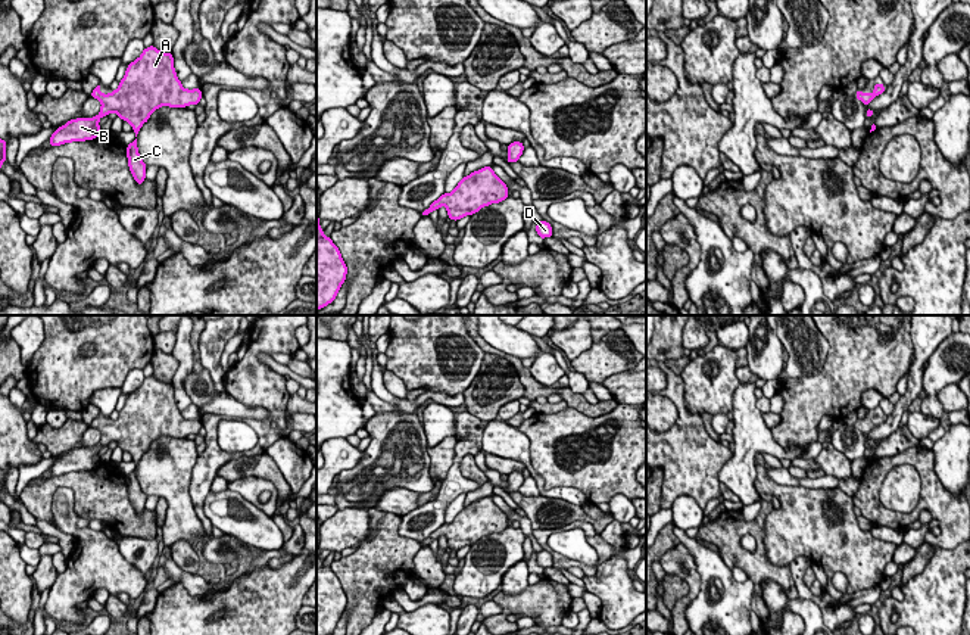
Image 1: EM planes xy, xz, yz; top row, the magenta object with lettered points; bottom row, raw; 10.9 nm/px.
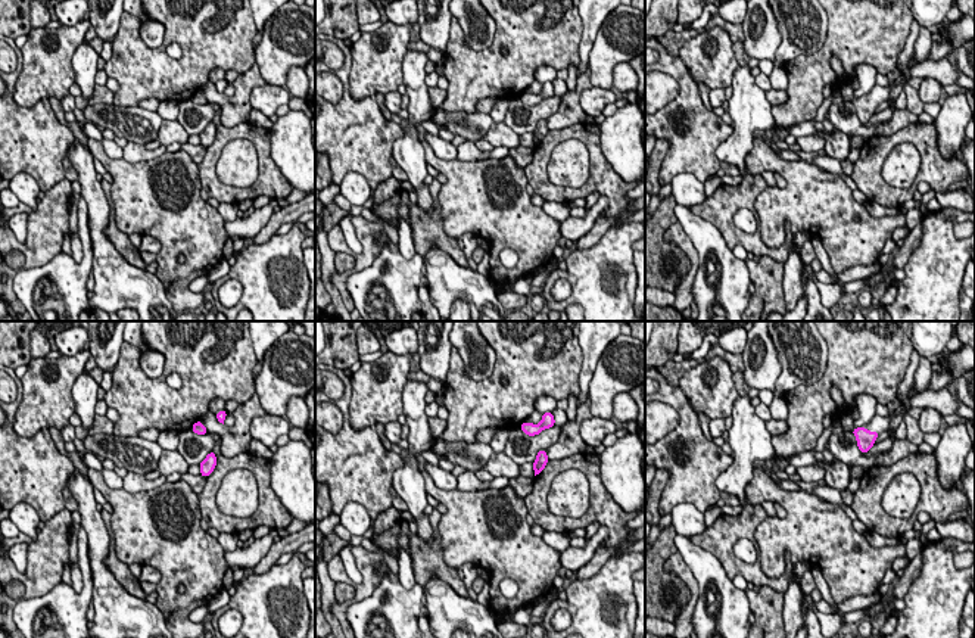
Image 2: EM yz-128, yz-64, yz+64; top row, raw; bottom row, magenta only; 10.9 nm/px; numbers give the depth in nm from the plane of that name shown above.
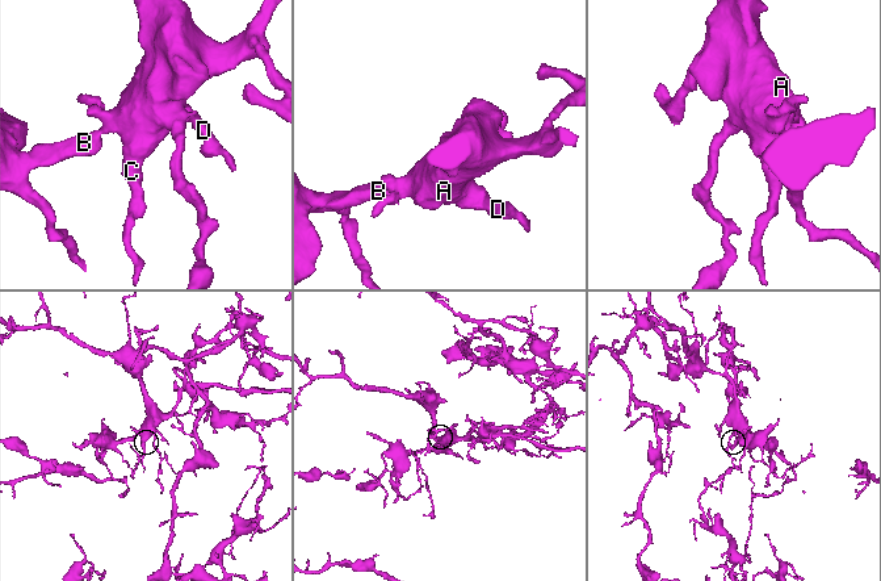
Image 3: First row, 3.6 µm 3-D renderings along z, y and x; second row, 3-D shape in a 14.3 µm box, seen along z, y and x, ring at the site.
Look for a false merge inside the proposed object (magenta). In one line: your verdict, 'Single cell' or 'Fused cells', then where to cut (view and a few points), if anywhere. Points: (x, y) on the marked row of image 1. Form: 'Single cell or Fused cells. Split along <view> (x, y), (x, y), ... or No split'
Single cell. No split

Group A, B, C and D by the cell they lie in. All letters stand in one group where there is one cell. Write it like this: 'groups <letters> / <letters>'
groups A B C D

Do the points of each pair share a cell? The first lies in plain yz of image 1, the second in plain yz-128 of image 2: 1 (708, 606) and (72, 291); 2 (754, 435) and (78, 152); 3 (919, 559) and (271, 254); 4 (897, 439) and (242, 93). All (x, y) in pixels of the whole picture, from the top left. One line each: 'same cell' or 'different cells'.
1: same cell
2: same cell
3: different cells
4: same cell

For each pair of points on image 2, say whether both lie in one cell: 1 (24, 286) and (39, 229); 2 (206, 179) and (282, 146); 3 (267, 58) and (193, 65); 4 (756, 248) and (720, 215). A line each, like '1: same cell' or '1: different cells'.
1: different cells
2: different cells
3: different cells
4: same cell

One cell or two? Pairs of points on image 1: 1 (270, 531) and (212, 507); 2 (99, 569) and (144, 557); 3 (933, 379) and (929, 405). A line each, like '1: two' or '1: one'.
1: one
2: two
3: one

